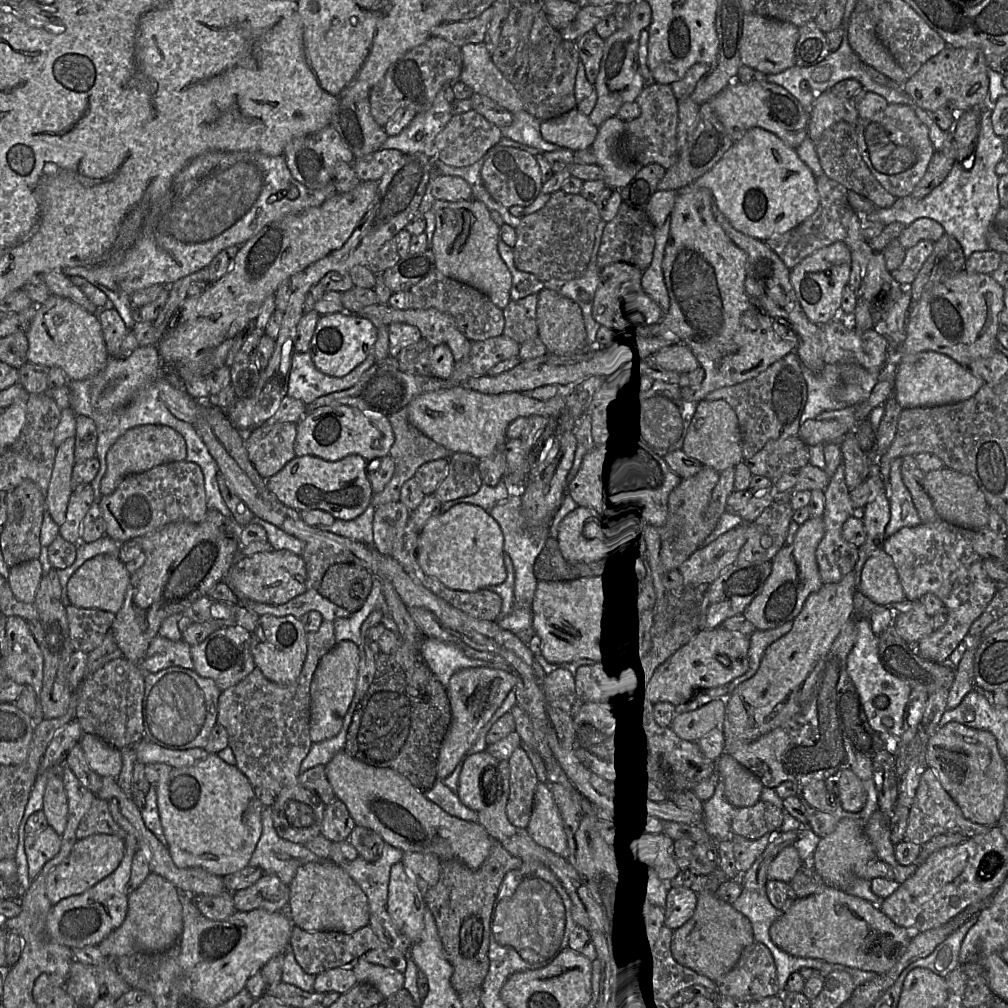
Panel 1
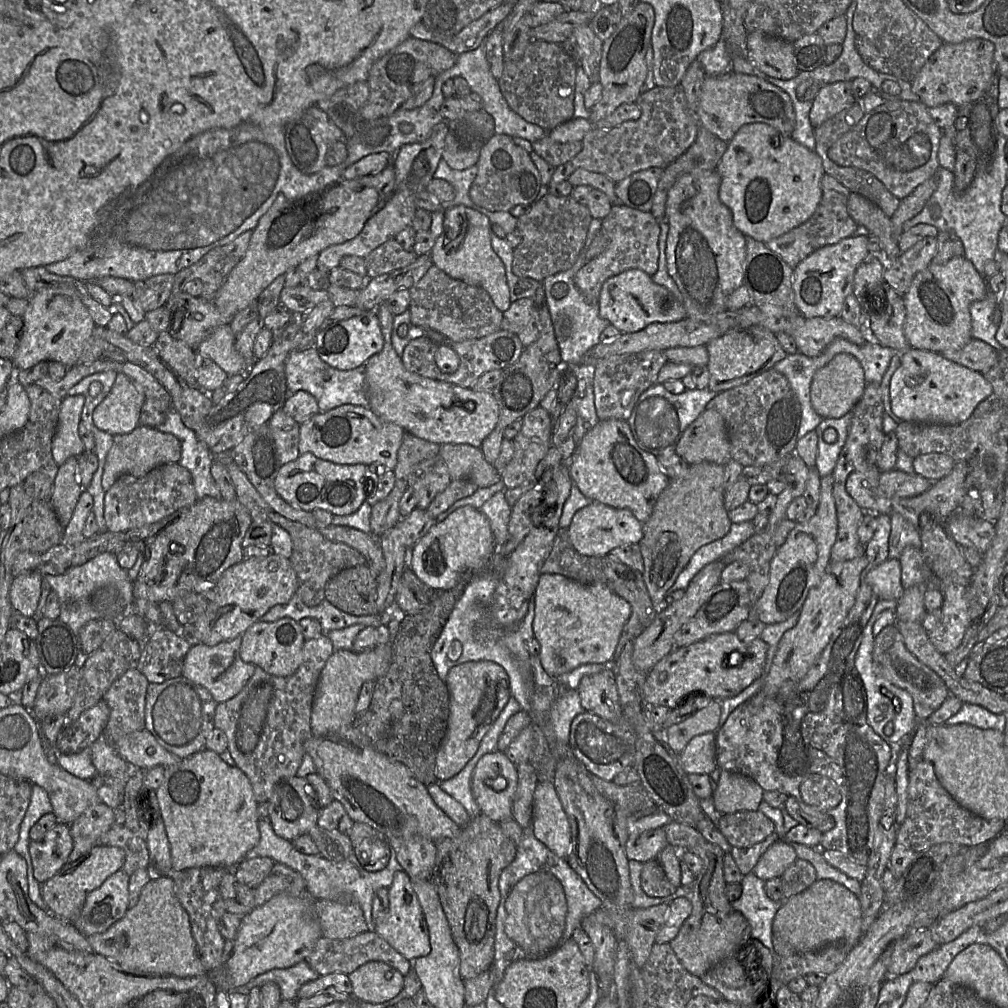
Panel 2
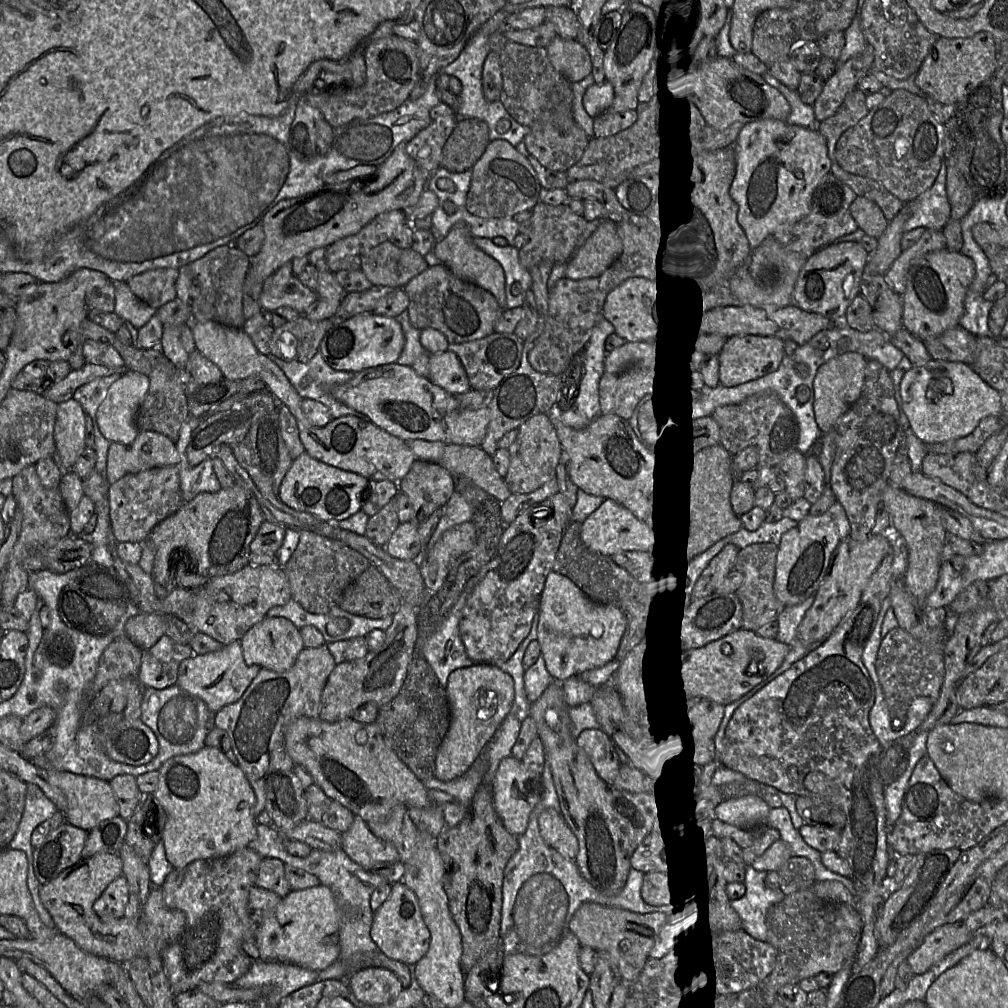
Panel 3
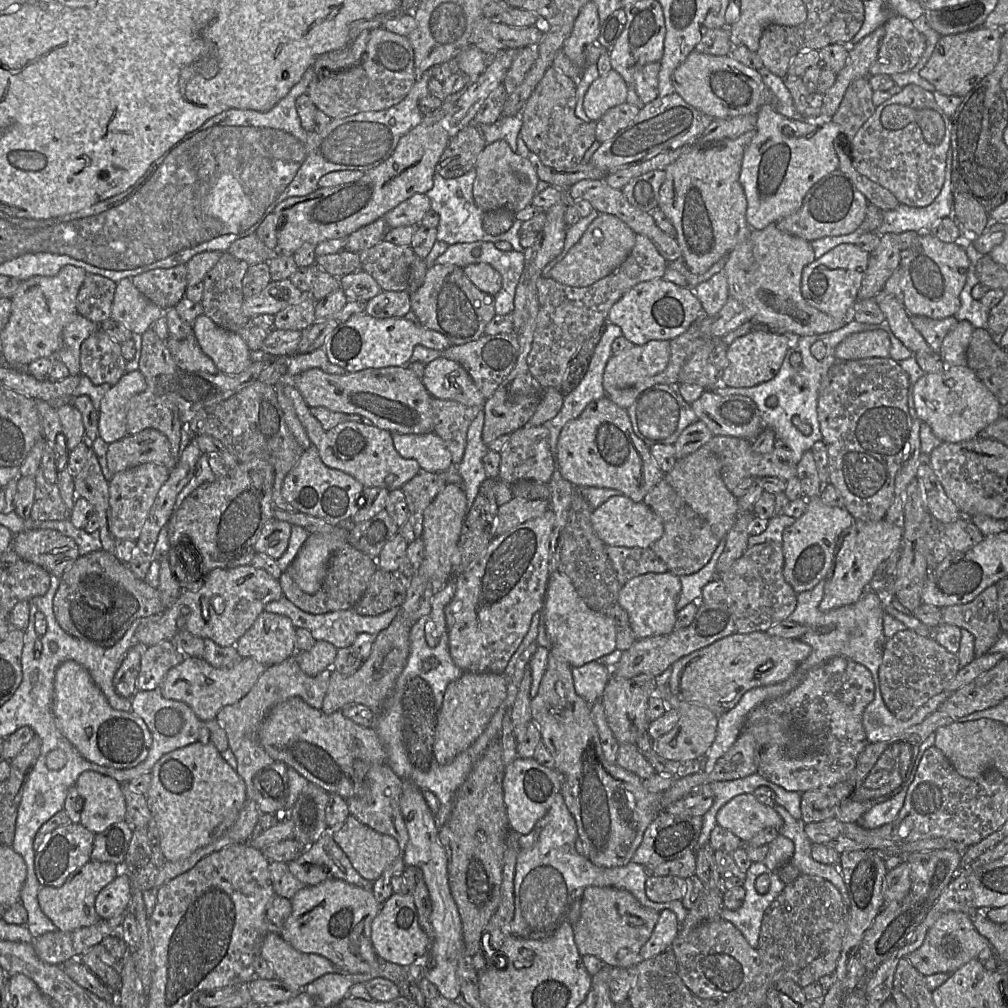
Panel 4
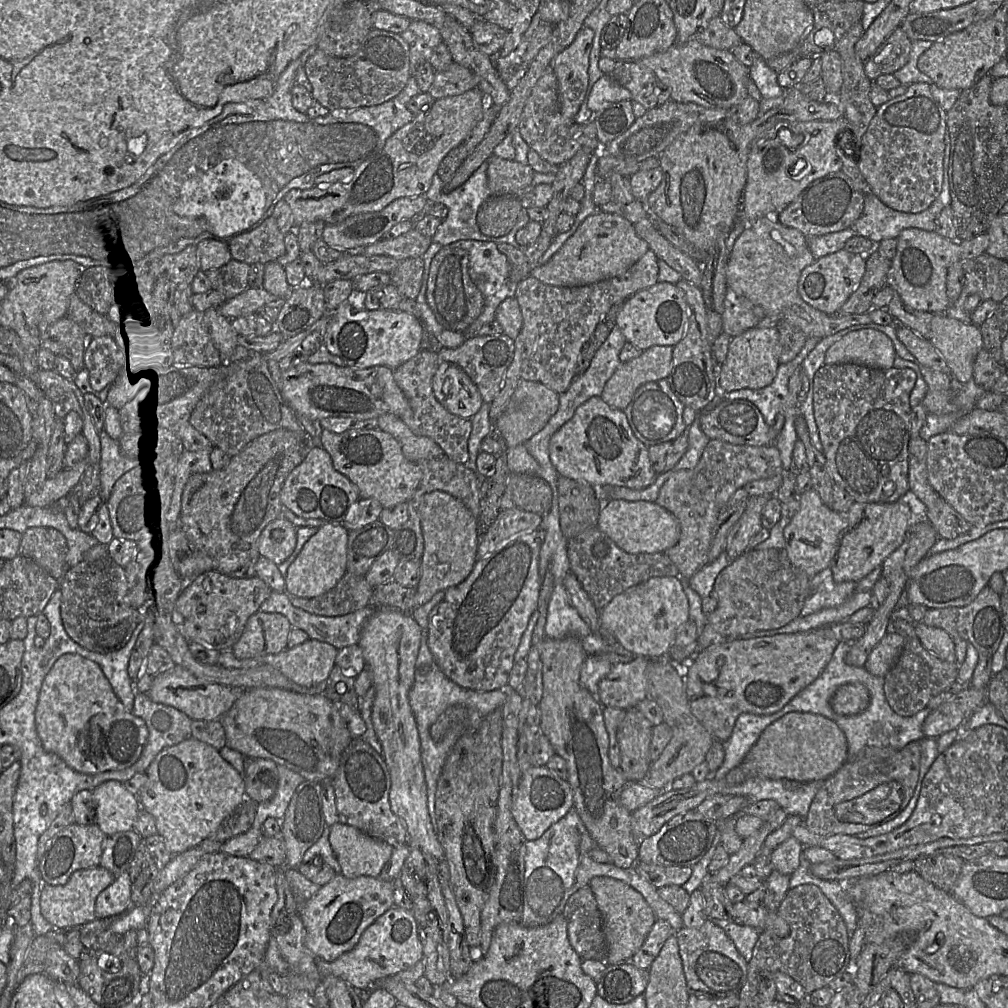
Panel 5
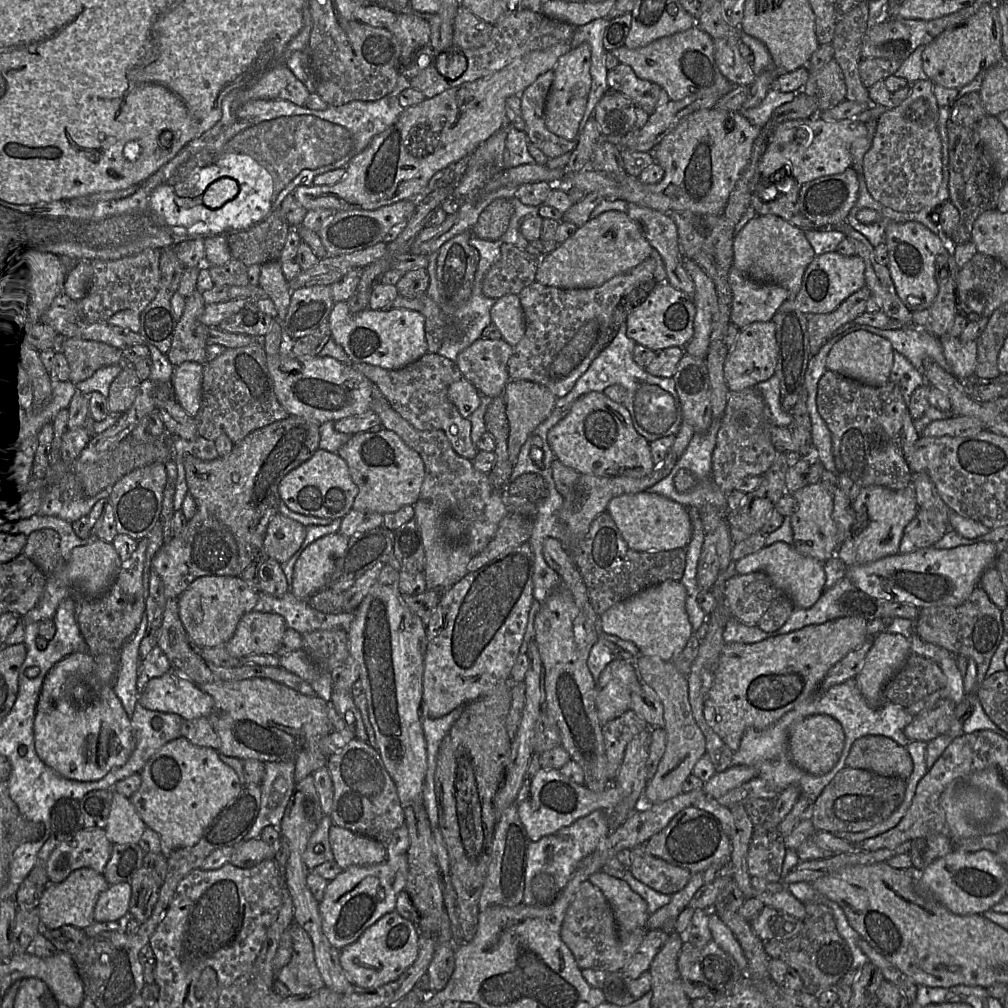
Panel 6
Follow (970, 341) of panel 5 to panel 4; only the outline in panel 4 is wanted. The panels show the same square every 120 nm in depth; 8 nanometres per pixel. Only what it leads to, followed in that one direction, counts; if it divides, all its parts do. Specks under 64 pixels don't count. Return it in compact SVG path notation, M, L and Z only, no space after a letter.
M959 321L945 336L939 355L946 366L967 366L966 351L975 328L968 321Z

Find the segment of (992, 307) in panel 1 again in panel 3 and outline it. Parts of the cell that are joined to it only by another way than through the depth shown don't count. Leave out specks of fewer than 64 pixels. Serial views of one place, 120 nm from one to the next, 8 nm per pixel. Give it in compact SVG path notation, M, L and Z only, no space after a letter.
M947 248L913 260L902 295L903 327L921 341L926 341L959 325L964 312L964 299L975 274L975 263L970 257Z

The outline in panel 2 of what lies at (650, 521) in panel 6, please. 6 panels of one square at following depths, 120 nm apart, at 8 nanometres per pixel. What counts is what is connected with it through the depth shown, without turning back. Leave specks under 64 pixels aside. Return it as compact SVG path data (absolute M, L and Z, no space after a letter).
M591 502L578 510L567 528L573 548L584 556L606 556L618 547L637 544L643 537L643 524L627 509L617 509L600 502Z

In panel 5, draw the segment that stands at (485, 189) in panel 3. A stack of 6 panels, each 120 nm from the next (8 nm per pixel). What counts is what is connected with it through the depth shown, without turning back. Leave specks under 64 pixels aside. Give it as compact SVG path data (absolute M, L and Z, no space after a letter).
M495 156L488 160L487 184L492 195L520 197L531 188L535 171L529 164Z

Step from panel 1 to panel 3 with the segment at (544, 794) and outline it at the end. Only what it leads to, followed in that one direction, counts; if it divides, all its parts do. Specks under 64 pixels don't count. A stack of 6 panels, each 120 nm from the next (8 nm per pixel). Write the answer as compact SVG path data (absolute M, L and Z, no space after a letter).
M553 808L544 809L538 816L538 826L546 844L567 859L576 858L579 850L578 840L561 811Z

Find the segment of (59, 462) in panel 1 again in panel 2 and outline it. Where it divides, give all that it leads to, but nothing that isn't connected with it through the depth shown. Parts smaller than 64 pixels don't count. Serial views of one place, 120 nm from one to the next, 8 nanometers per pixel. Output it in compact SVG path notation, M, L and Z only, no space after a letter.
M70 457L58 467L49 499L63 528L71 520L83 490L78 478L78 458Z

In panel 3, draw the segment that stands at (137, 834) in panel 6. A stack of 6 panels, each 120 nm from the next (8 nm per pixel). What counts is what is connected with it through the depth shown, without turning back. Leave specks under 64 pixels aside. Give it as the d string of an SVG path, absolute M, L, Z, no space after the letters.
M45 755L29 760L37 768L48 773L48 781L51 785L58 786L64 792L67 798L67 809L64 813L67 823L90 831L101 822L119 815L119 805L108 781L67 771L59 771L51 765Z

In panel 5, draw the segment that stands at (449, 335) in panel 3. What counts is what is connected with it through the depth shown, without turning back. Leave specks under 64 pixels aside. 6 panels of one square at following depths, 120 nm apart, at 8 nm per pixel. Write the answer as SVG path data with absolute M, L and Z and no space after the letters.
M451 245L443 246L431 261L426 302L445 330L464 334L484 308L484 297L472 281L468 269L468 252Z

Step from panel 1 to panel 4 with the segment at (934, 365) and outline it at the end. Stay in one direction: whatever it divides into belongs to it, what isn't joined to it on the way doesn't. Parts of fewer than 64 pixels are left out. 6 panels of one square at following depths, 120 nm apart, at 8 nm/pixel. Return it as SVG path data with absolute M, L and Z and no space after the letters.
M946 366L941 373L924 374L912 385L916 417L927 424L939 442L957 443L977 437L980 431L1002 416L1002 407L967 366Z

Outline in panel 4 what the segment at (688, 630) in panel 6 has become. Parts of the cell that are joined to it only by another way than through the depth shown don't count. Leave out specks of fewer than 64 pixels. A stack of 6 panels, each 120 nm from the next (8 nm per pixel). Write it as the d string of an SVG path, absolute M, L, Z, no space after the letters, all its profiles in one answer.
M670 572L646 573L622 586L618 594L620 606L627 612L636 639L671 633L677 618L676 604L681 591L679 576Z

